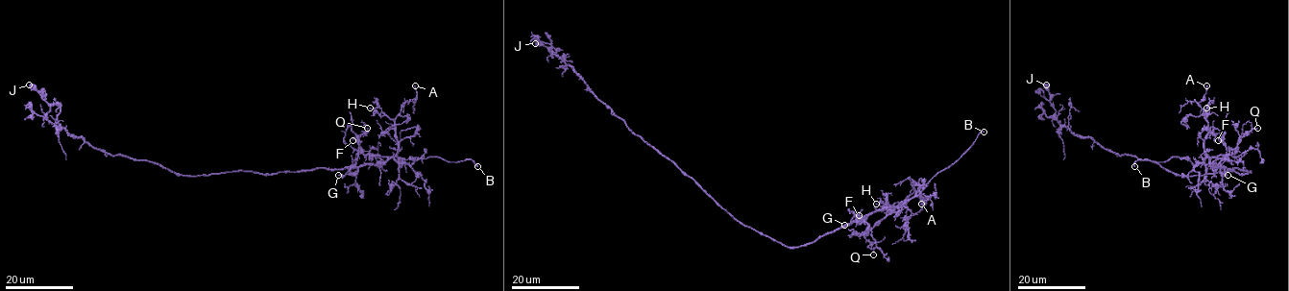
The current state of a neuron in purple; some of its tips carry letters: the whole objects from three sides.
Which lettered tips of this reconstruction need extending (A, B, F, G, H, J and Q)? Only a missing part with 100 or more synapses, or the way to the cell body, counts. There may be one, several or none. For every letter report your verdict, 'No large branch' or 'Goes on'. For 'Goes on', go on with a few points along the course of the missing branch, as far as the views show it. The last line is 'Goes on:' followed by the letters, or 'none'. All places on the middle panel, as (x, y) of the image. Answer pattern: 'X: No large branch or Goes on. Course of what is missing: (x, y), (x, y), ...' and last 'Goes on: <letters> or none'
A: No large branch
B: Goes on
F: No large branch
G: No large branch
H: No large branch
J: No large branch
Q: No large branch
Goes on: B

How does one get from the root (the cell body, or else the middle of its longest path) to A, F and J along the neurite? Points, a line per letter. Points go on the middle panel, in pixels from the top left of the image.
A: (737, 221), (788, 247), (801, 247), (876, 211), (896, 207), (914, 191), (921, 197), (921, 204)
F: (737, 221), (788, 247), (801, 247), (851, 225), (859, 218), (862, 218), (864, 224), (859, 215)
J: (737, 221), (673, 162), (636, 135), (578, 75), (553, 53), (556, 52), (553, 48), (535, 43)

